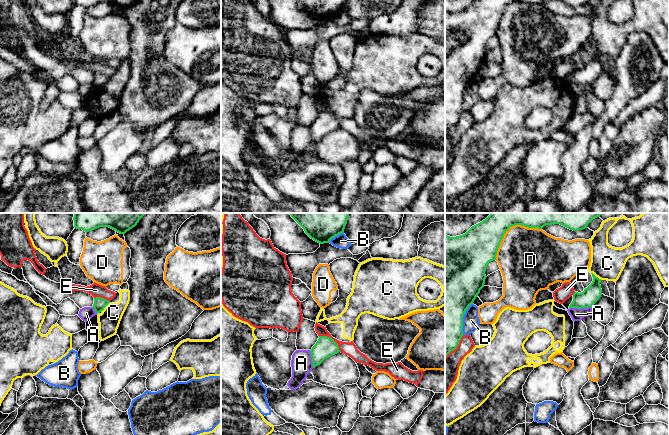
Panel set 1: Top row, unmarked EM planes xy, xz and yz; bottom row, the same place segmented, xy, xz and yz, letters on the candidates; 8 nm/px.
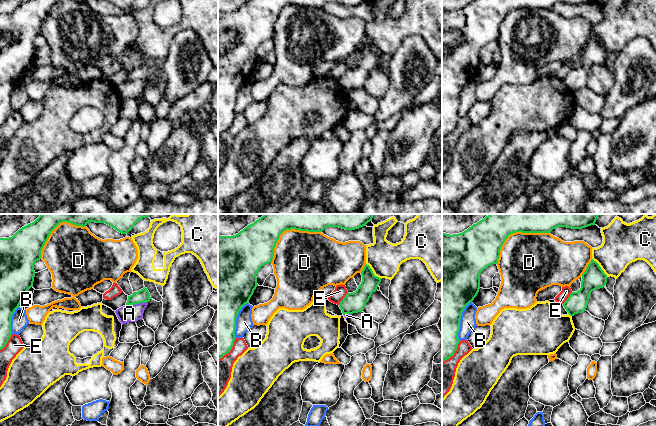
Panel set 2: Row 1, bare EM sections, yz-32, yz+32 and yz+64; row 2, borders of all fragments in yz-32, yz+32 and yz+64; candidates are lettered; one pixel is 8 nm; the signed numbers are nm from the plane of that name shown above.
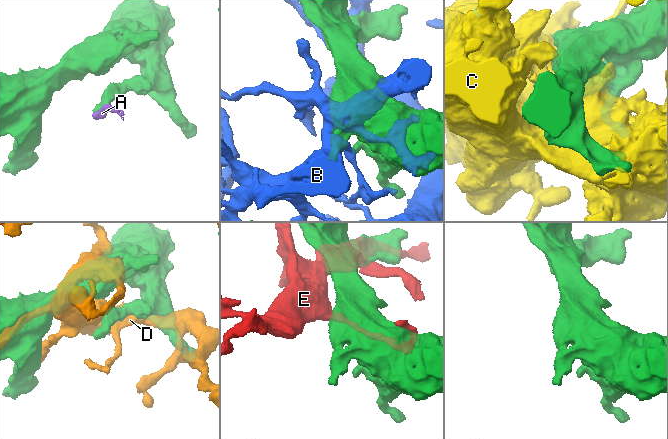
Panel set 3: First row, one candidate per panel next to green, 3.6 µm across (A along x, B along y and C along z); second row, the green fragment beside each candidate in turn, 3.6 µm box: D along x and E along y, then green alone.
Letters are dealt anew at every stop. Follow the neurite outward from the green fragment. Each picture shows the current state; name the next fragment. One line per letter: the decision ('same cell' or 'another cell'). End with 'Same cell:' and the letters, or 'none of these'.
A: another cell
B: another cell
C: another cell
D: another cell
E: another cell
Same cell: none of these

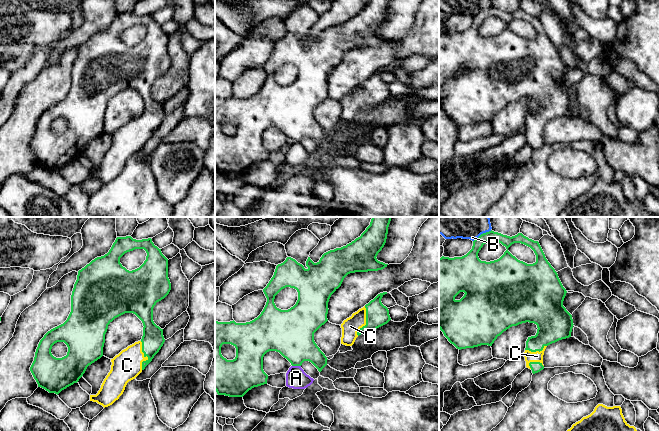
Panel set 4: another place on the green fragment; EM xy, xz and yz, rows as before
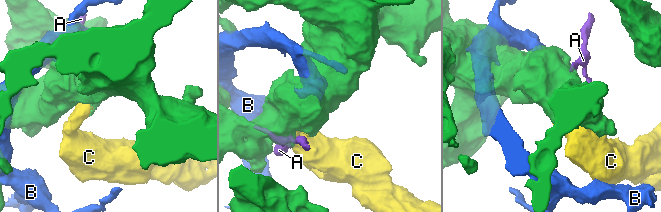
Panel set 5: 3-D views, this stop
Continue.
A: another cell
B: another cell
C: same cell
Same cell: C

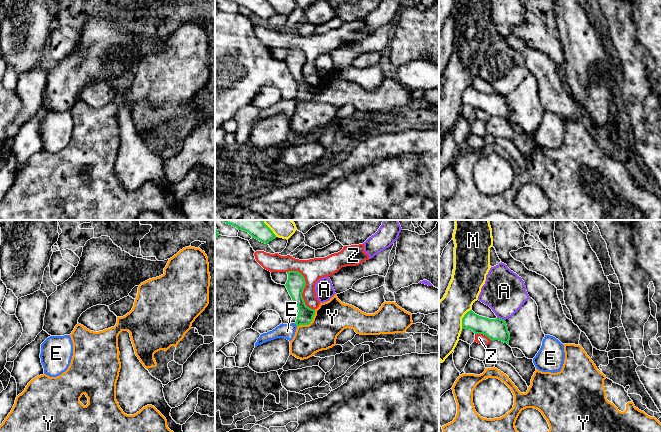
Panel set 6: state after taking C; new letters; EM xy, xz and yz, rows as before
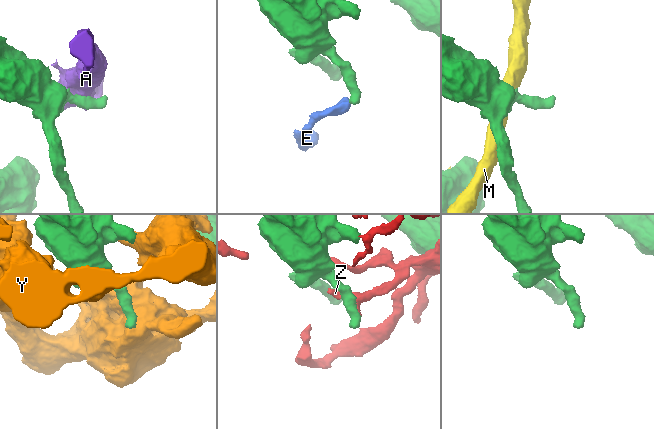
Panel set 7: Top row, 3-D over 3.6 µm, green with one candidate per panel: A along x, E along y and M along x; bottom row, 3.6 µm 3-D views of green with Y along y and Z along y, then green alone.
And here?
A: another cell
E: another cell
M: another cell
Y: another cell
Z: another cell
Same cell: none of these

